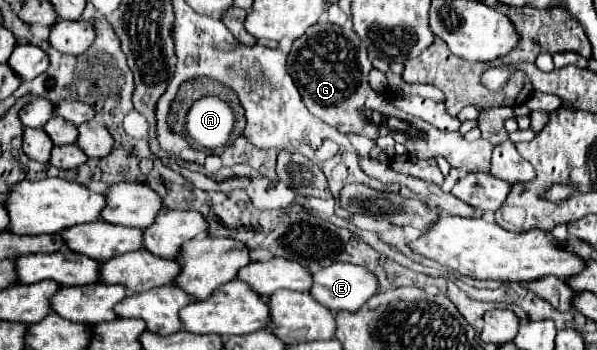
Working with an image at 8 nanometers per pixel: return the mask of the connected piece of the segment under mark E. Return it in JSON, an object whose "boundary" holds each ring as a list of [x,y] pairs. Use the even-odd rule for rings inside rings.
{"boundary":[[[337,262],[313,274],[311,296],[331,312],[357,312],[377,292],[377,276],[357,264]]]}

